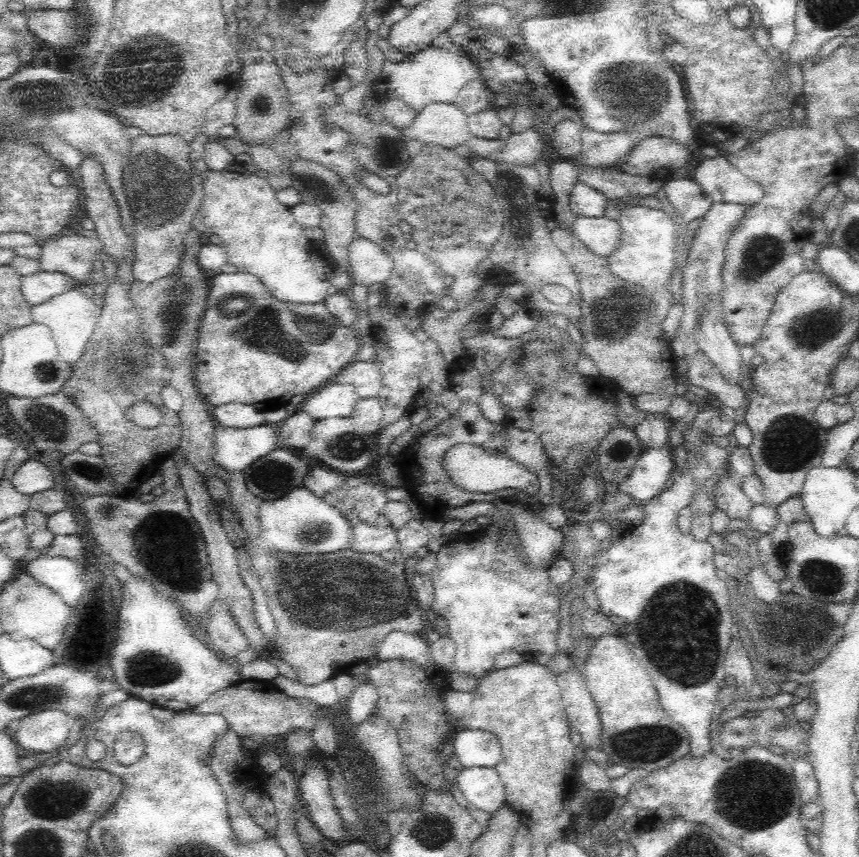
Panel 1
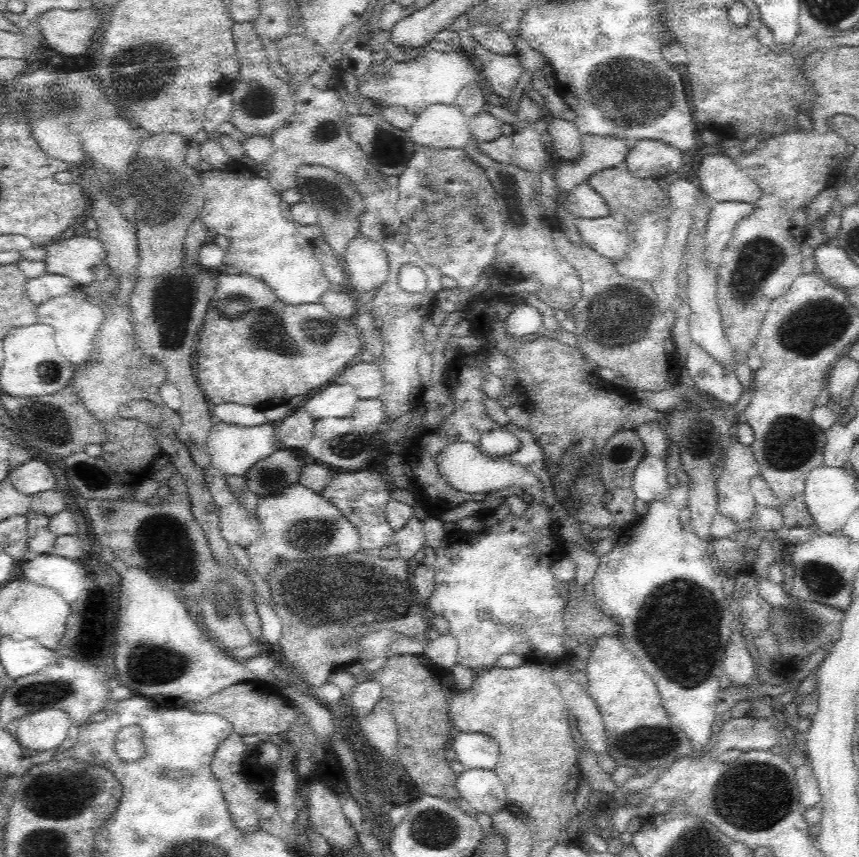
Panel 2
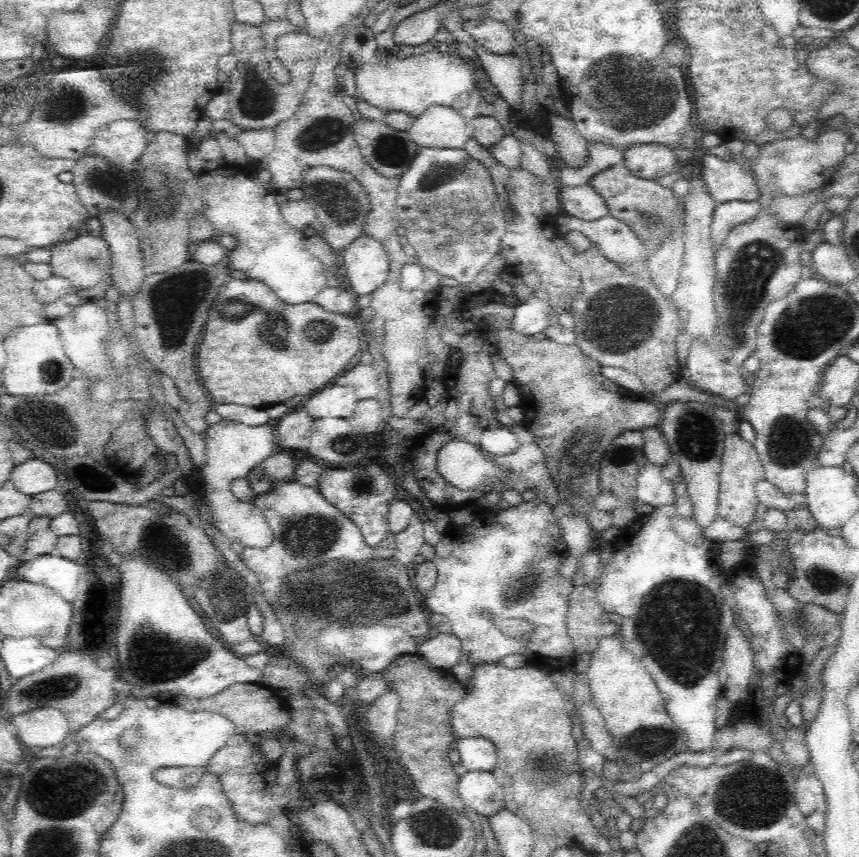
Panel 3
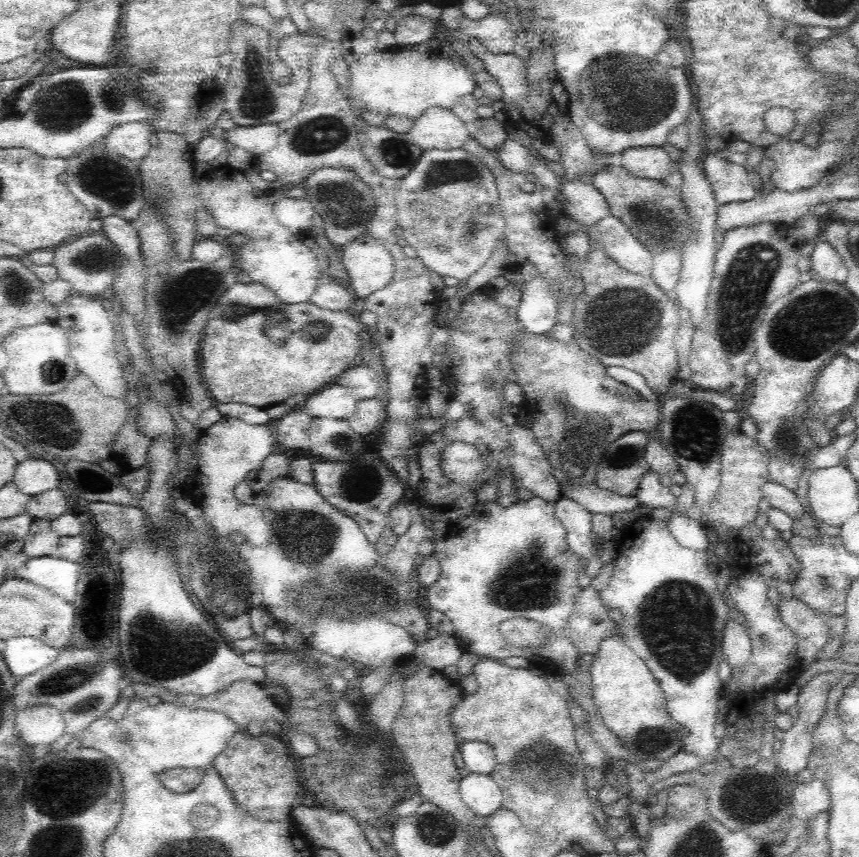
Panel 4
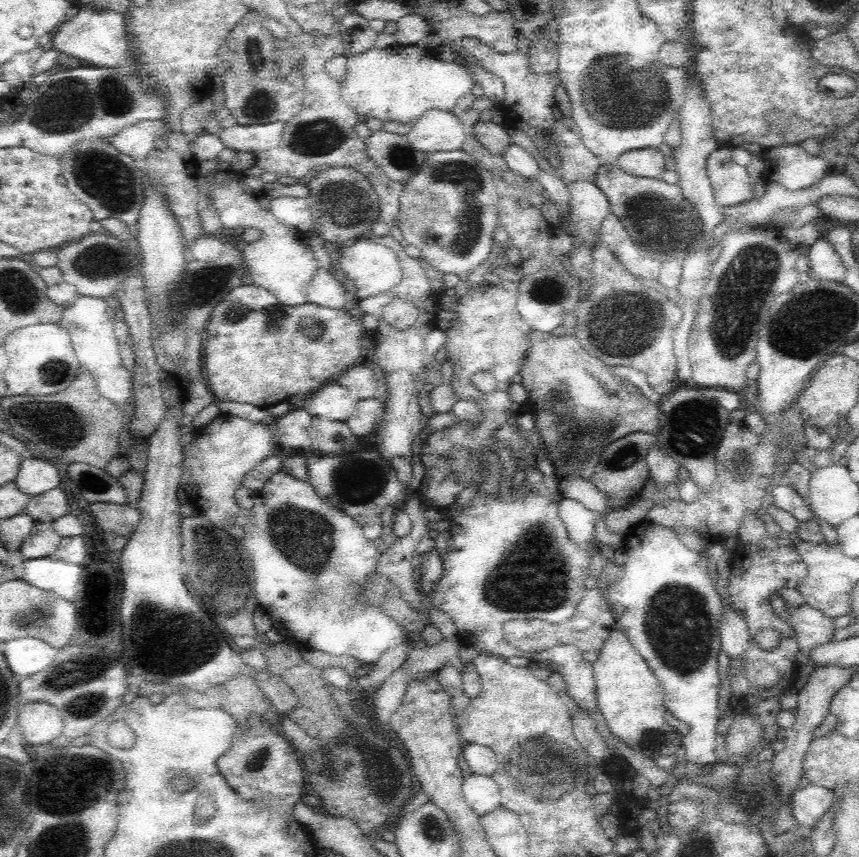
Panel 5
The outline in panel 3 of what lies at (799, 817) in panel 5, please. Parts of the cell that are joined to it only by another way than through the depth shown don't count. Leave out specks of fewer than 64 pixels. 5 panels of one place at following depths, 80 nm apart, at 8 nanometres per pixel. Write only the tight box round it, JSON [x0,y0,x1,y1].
[795,772,826,816]

